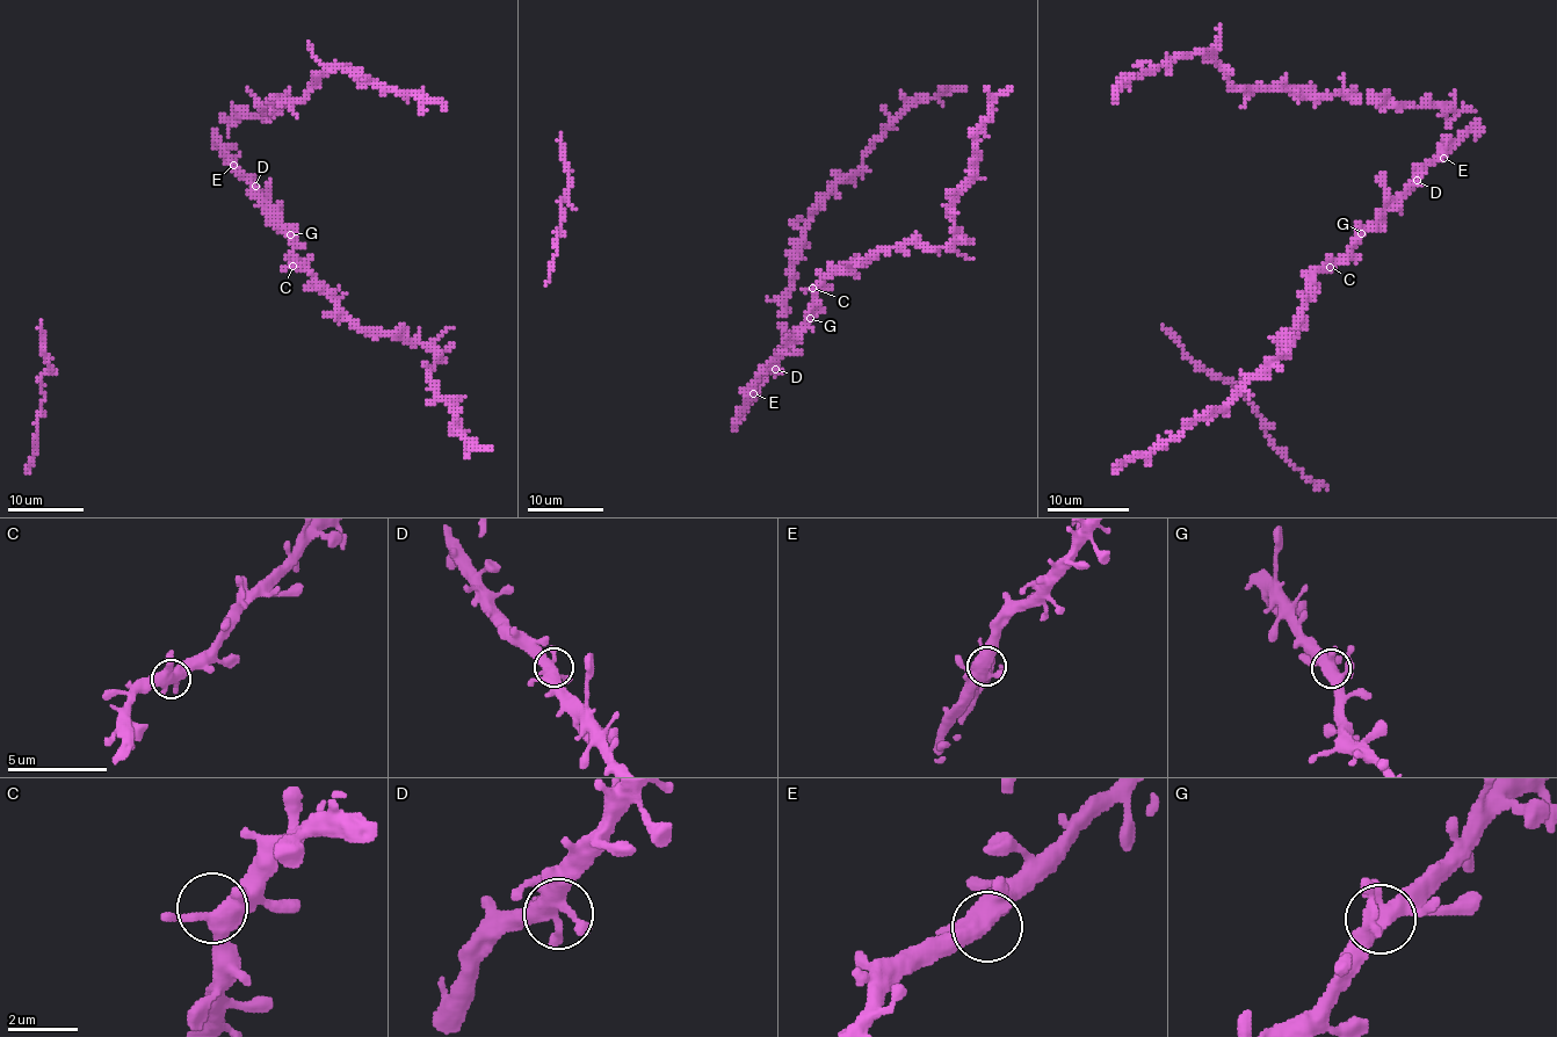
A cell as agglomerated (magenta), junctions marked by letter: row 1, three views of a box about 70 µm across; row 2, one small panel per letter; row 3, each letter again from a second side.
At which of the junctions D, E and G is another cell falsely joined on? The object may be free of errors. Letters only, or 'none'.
none

